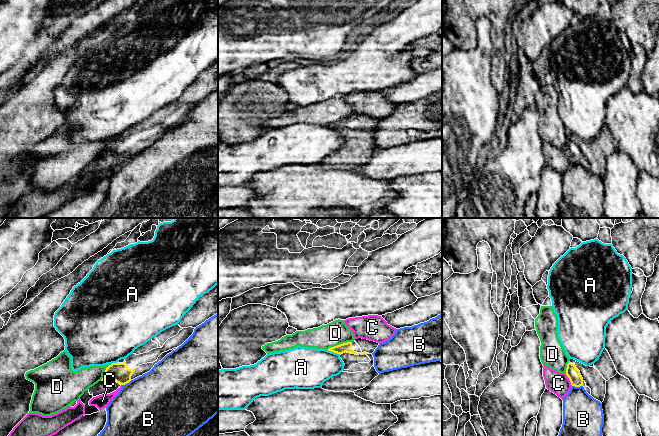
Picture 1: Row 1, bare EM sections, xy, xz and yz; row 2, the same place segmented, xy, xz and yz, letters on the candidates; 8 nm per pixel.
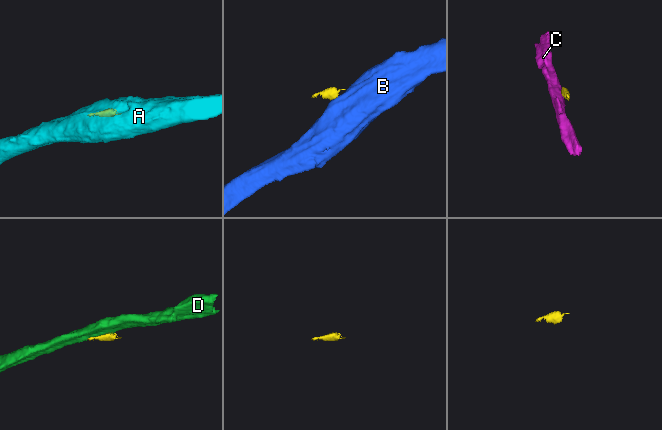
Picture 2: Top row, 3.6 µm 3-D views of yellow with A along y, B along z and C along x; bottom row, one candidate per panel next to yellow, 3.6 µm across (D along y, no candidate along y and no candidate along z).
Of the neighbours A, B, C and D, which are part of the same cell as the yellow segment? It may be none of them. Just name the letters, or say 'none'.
none

